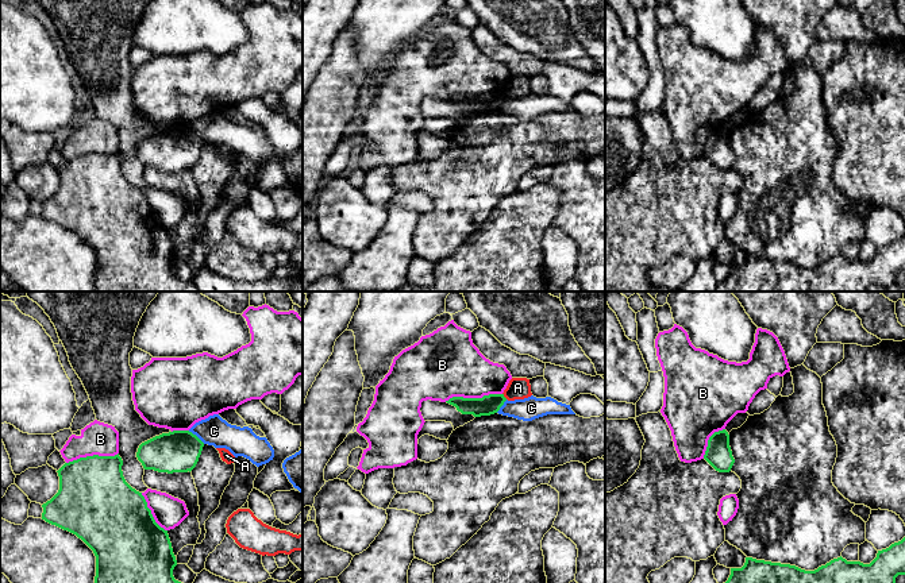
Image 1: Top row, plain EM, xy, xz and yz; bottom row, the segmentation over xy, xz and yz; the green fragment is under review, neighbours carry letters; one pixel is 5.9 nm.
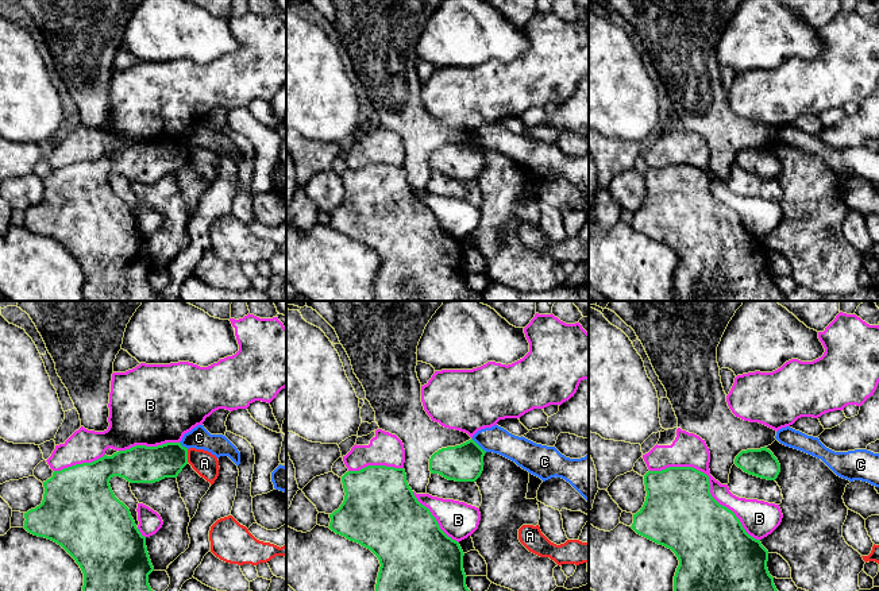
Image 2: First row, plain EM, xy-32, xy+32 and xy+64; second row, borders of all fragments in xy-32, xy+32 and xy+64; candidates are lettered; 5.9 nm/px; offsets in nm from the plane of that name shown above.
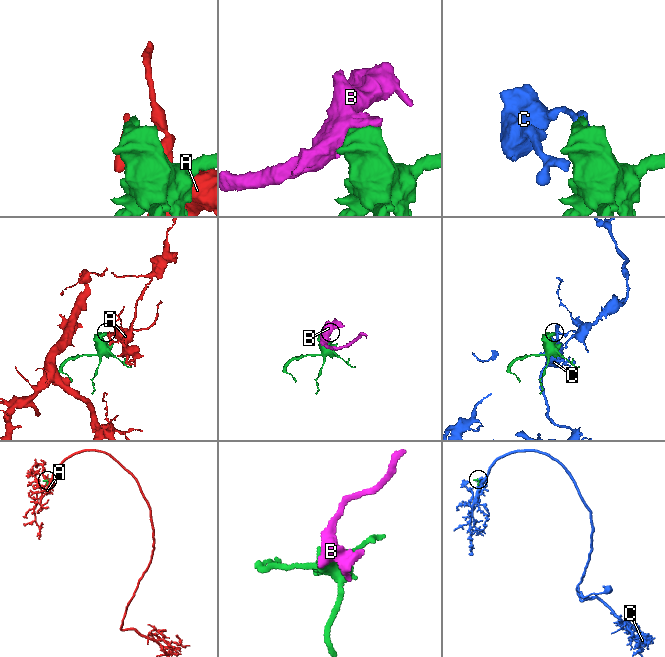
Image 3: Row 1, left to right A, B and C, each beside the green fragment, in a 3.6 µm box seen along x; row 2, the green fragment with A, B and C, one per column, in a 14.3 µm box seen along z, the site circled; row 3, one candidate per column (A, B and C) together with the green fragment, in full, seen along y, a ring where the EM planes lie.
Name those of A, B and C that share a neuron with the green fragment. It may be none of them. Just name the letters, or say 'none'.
none

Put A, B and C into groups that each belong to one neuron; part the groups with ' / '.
A / B / C

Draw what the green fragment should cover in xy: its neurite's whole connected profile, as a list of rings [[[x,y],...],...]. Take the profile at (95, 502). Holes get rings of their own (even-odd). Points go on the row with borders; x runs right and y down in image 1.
[[[86,456],[65,463],[57,472],[58,493],[42,505],[42,520],[81,538],[96,556],[95,583],[181,583],[174,579],[177,565],[167,530],[161,528],[142,493],[132,489],[122,471],[123,460],[115,456]]]

